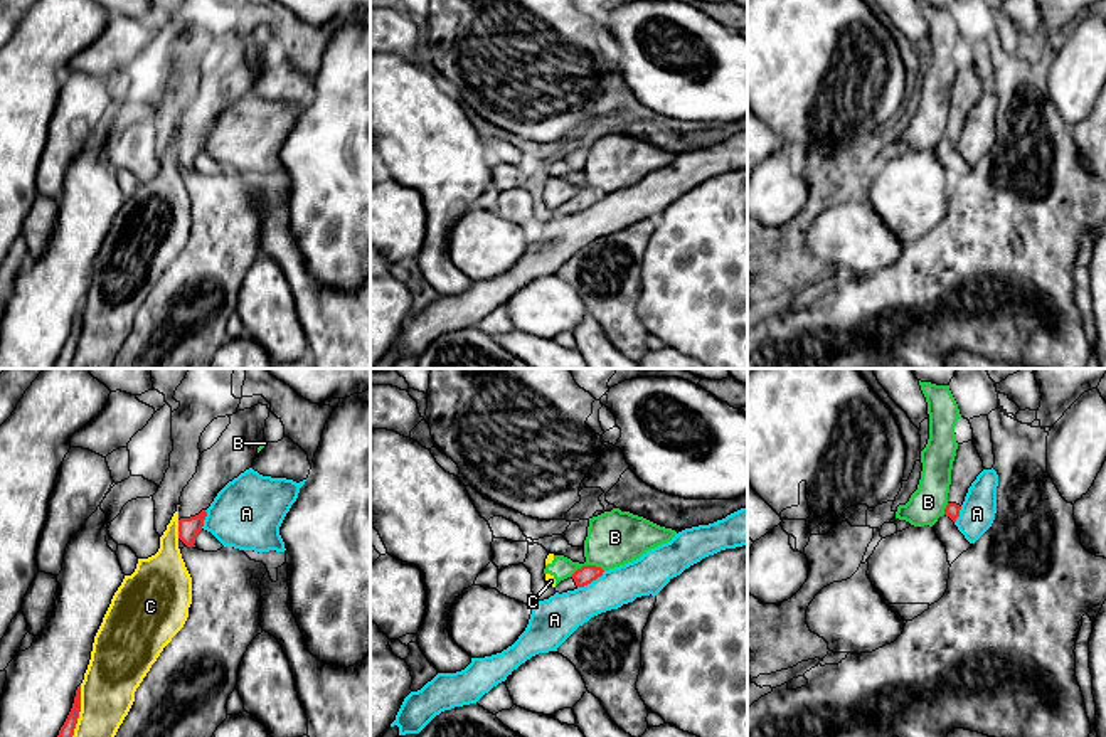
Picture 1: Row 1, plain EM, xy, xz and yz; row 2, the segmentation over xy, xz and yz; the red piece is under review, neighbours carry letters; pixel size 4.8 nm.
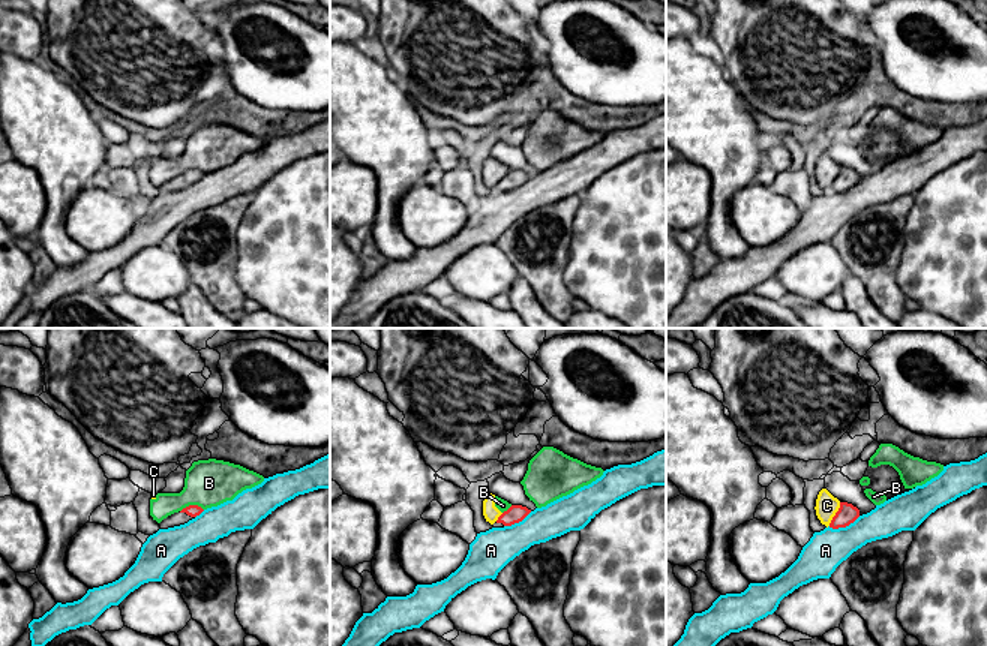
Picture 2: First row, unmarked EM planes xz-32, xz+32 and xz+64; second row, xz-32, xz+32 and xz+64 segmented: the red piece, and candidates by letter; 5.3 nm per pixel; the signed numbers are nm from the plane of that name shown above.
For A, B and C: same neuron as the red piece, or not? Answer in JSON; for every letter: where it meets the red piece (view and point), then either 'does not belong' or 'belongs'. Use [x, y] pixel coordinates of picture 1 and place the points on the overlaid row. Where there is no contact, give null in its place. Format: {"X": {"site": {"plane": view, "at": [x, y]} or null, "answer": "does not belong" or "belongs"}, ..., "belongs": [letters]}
{"A": {"site": {"plane": "xz", "at": [591, 581]}, "answer": "belongs"}, "B": {"site": {"plane": "xz", "at": [586, 566]}, "answer": "does not belong"}, "C": {"site": {"plane": "xy", "at": [79, 710]}, "answer": "does not belong"}, "belongs": ["A"]}

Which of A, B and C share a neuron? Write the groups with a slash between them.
A / B C

